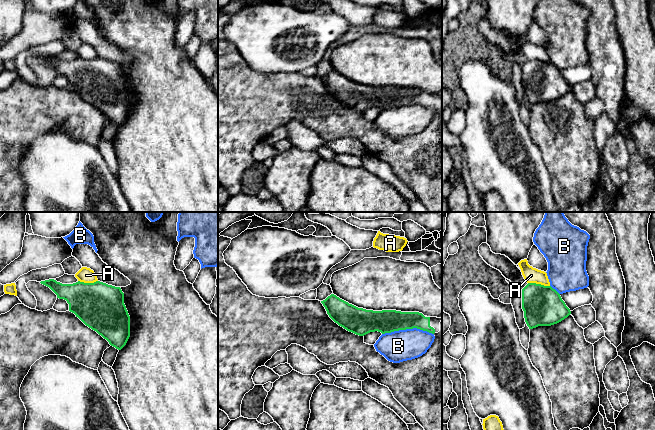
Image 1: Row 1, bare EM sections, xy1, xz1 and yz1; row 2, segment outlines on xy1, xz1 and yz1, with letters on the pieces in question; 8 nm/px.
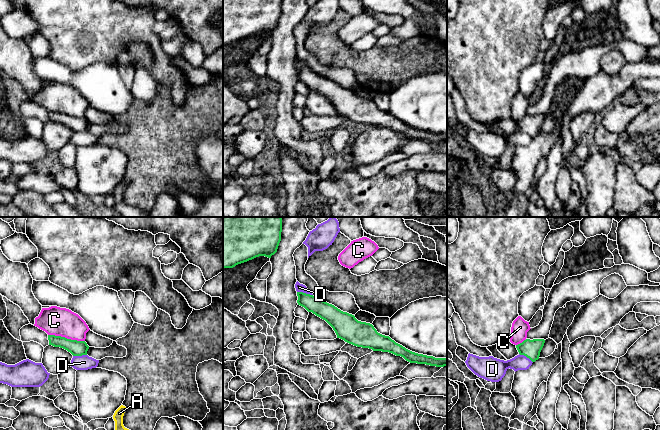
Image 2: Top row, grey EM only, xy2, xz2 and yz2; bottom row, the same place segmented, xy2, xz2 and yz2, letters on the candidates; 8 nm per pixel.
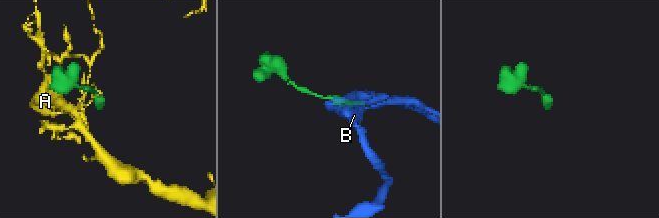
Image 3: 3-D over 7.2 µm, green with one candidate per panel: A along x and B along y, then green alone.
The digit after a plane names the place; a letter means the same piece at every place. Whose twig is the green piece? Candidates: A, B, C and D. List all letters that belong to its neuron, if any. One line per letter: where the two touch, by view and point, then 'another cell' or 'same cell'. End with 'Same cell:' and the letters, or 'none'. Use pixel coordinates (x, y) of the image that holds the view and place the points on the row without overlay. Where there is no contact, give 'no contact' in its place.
A: meets green in yz1 at (539, 60); another cell
B: meets green in xz1 at (407, 104); another cell
C: meets green in xy2 at (66, 114); another cell
D: meets green in xz2 at (305, 69); another cell
Same cell: none

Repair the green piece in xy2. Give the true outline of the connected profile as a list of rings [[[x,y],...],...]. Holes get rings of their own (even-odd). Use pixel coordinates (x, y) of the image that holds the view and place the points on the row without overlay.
[[[48,111],[48,116],[49,121],[63,124],[70,128],[73,132],[87,131],[87,127],[89,125],[89,122],[85,117],[71,116],[55,111]]]

